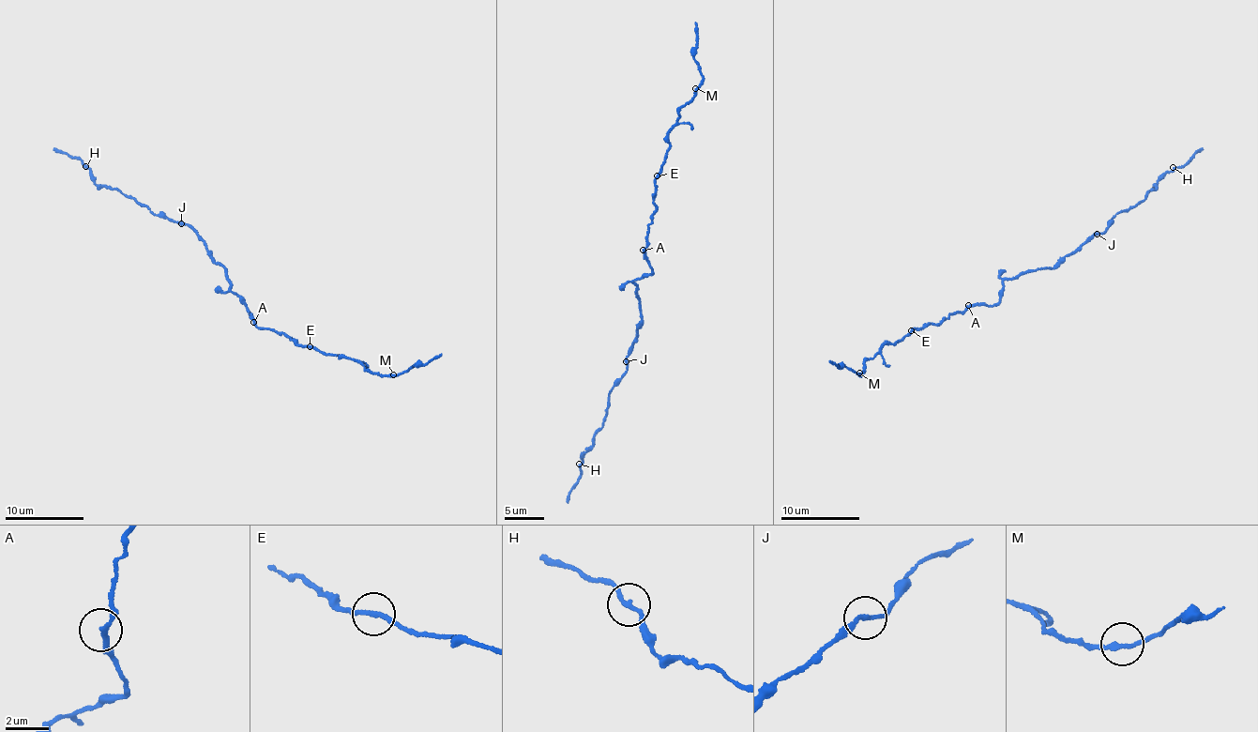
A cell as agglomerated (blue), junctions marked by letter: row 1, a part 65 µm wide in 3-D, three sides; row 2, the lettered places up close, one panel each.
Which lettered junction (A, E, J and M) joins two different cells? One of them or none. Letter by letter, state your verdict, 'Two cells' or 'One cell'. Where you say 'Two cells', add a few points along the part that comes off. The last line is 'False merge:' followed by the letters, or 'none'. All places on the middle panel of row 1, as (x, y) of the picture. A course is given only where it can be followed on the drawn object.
A: One cell
E: One cell
J: One cell
M: One cell
False merge: none

